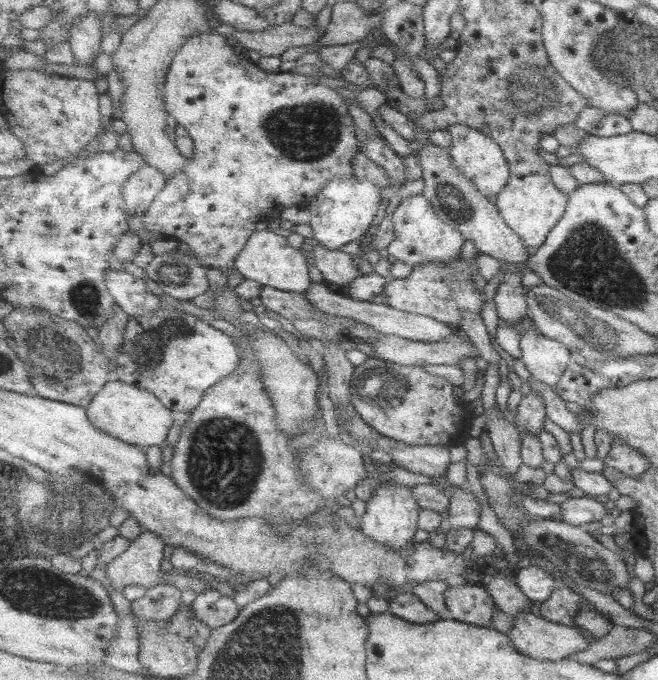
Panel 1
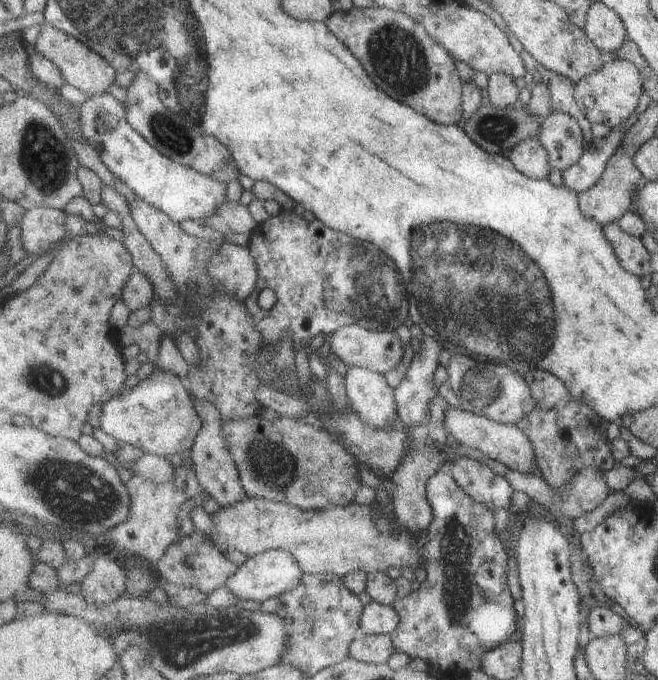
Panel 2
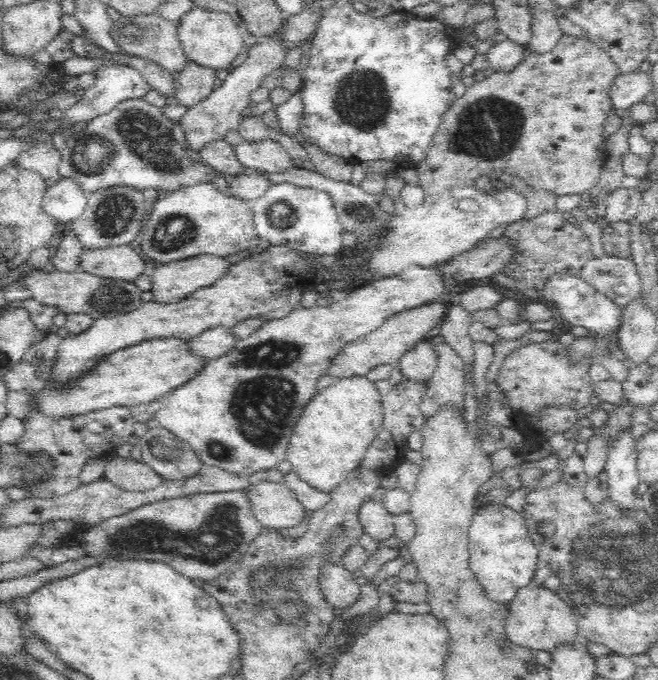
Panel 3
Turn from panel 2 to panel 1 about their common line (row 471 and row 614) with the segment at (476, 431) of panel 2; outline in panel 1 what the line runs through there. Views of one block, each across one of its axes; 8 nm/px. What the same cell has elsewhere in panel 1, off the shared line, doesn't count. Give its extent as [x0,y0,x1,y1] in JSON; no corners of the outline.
[508,611,592,662]

